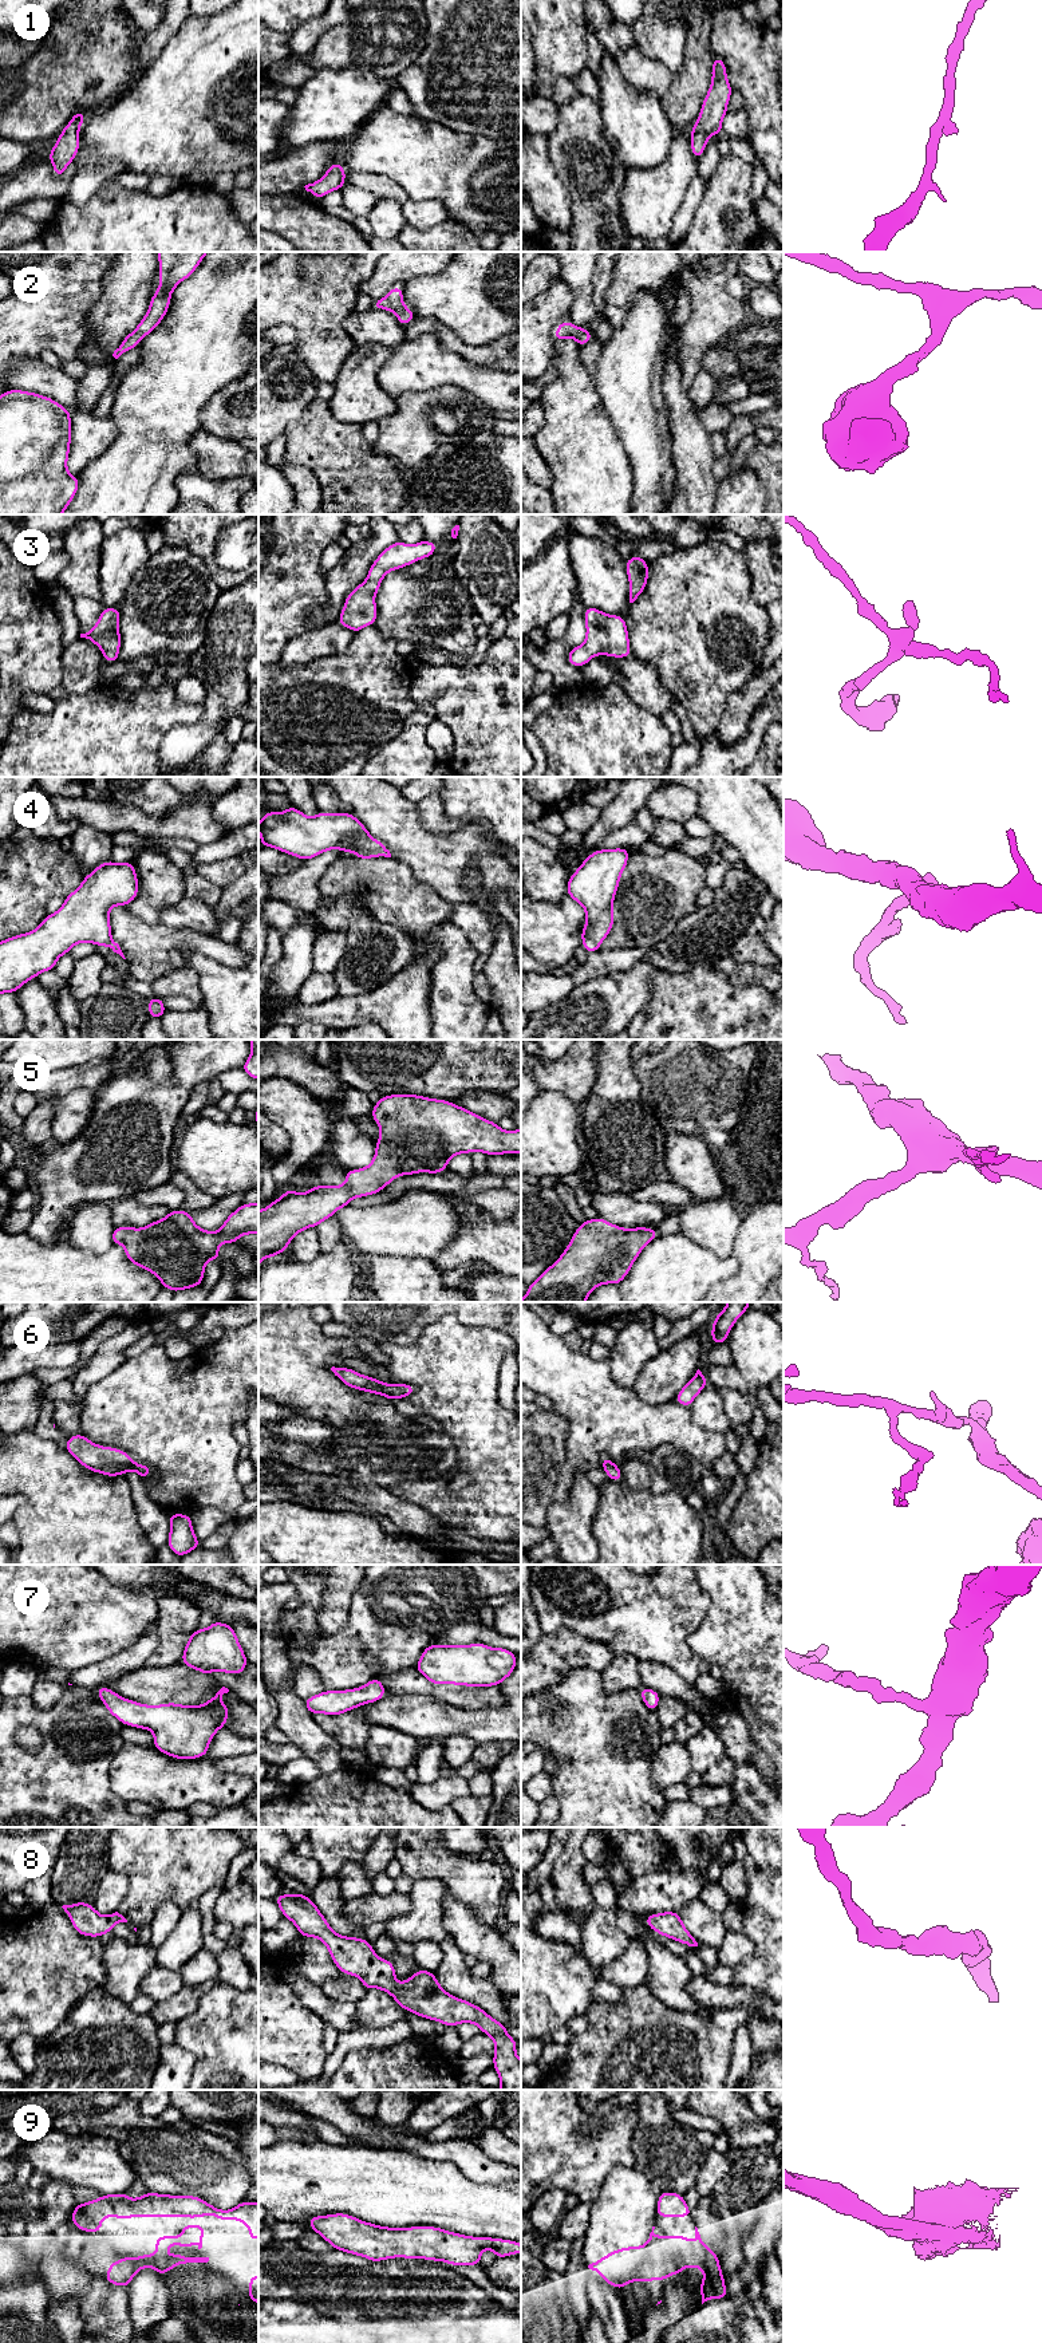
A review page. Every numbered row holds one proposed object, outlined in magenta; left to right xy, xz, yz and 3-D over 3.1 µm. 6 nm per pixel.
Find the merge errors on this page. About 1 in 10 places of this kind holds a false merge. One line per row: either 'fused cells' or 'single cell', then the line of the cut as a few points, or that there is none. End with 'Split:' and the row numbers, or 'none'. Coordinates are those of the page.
1: single cell; cut none
2: single cell; cut none
3: single cell; cut none
4: single cell; cut none
5: single cell; cut none
6: single cell; cut none
7: single cell; cut none
8: single cell; cut none
9: single cell; cut none
Split: none

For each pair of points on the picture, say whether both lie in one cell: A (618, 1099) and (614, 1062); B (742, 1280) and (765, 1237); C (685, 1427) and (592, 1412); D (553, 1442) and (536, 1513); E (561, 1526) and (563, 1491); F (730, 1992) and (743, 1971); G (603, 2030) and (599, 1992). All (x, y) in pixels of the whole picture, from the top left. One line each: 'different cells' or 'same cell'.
A: same cell
B: same cell
C: same cell
D: same cell
E: different cells
F: different cells
G: different cells

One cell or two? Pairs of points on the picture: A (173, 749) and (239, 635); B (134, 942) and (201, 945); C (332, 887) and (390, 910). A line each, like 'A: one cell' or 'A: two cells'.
A: one cell
B: one cell
C: one cell

